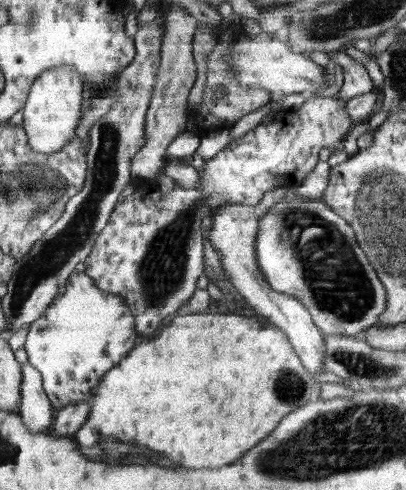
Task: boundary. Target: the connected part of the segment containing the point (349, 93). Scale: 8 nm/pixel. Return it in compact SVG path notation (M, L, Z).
M344 50L333 51L328 53L333 62L339 64L344 69L344 89L340 90L336 95L343 100L351 100L359 95L369 94L374 86L369 79L369 72L361 62L355 62L345 54Z

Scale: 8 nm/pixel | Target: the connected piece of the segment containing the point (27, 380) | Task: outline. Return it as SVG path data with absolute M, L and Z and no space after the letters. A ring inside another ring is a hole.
M29 362L22 364L24 375L22 399L18 412L27 430L45 432L53 424L53 405L44 387L41 371Z

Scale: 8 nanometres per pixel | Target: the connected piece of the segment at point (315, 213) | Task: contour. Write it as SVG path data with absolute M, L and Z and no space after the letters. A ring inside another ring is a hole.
M295 195L293 199L282 200L277 203L277 205L261 219L260 232L258 232L257 237L257 258L260 260L261 272L265 274L265 280L269 282L269 286L273 287L273 290L281 291L283 294L293 295L304 303L304 305L312 312L312 317L316 322L316 325L324 331L325 335L334 334L360 337L362 332L378 322L382 312L386 309L386 290L384 289L384 286L381 286L377 274L373 272L374 268L369 266L369 256L367 256L367 252L365 252L364 248L360 245L356 230L350 225L350 222L347 219L342 218L326 203L319 202L317 199L305 199Z

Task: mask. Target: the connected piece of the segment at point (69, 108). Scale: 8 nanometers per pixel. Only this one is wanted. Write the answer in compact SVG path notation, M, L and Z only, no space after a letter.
M59 65L41 73L30 90L23 113L23 127L29 135L29 146L39 154L55 154L75 138L82 119L83 74L73 65Z

